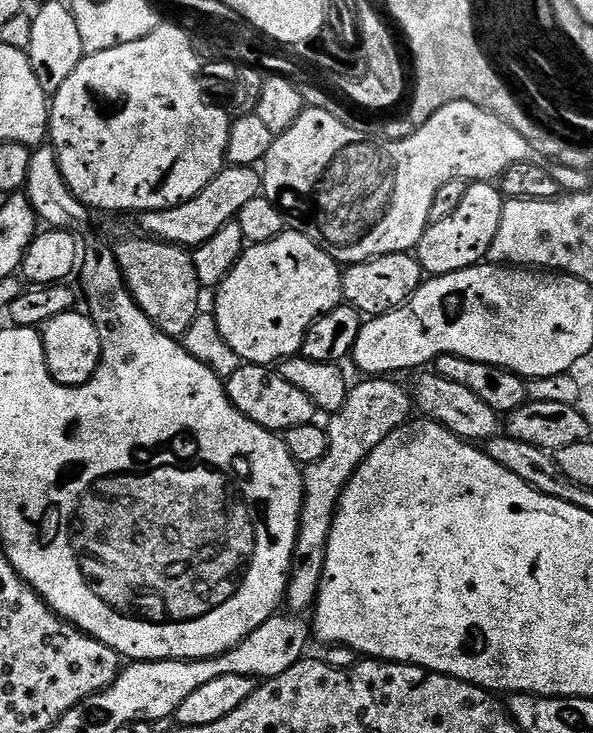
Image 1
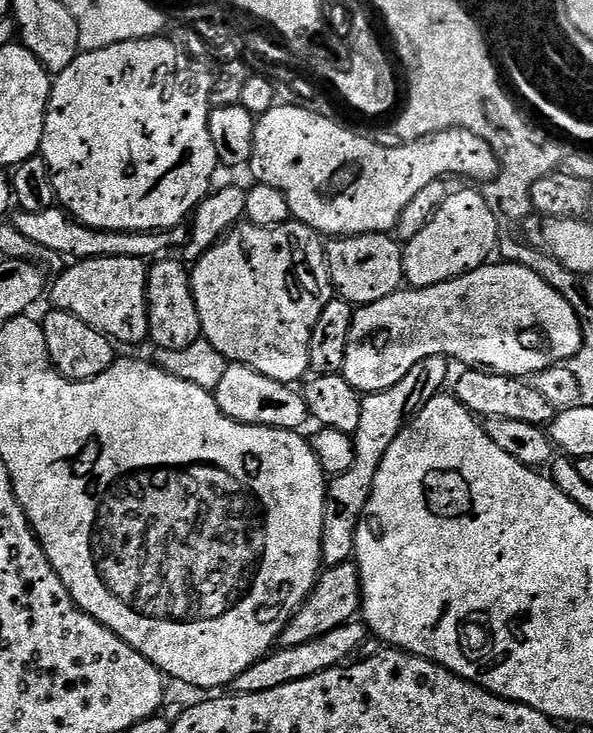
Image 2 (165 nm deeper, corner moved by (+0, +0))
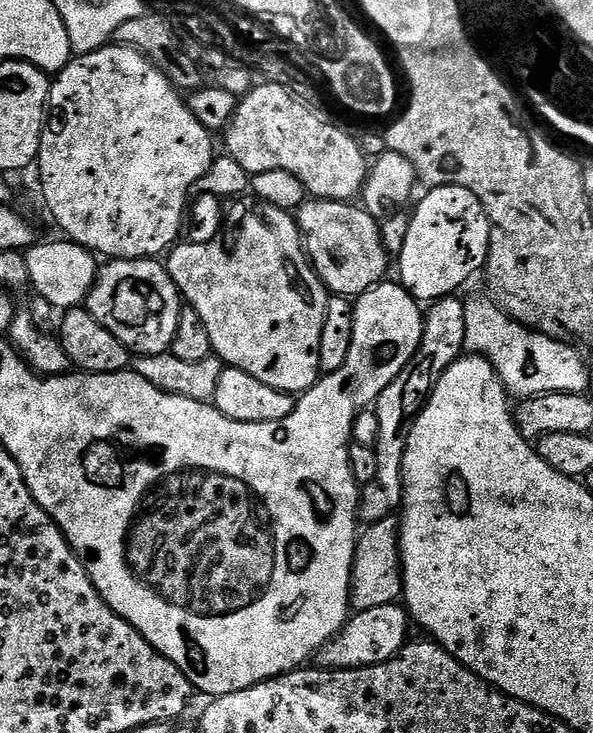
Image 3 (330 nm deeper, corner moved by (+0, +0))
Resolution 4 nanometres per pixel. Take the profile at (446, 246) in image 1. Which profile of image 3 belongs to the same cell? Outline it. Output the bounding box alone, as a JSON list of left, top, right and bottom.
[399,186,492,302]

